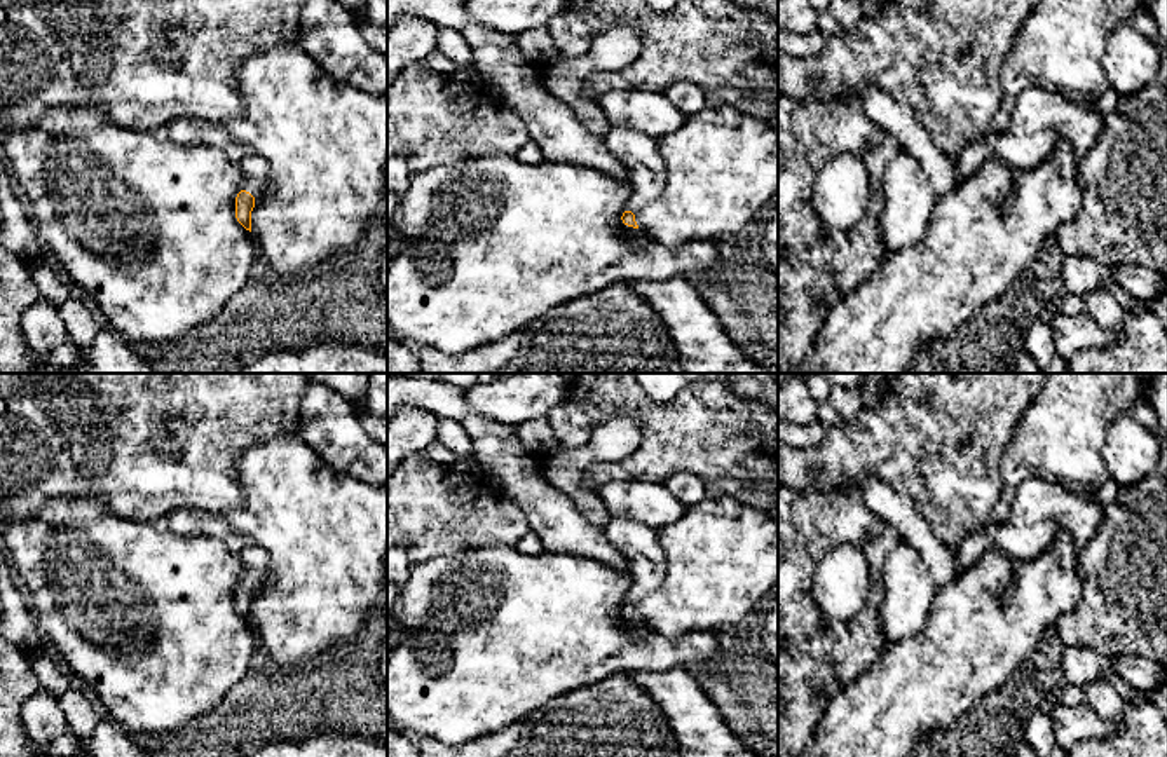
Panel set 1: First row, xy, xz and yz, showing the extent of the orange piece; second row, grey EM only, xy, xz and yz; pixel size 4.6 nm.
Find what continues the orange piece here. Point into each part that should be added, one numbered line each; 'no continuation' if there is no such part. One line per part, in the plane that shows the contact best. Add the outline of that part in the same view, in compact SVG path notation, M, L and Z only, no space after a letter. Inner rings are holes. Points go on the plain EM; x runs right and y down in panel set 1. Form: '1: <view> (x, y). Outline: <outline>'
1: xy (253, 559). Outline: M248 544L237 556L242 565L242 581L249 583L253 588L260 588L269 563L267 553L256 544Z

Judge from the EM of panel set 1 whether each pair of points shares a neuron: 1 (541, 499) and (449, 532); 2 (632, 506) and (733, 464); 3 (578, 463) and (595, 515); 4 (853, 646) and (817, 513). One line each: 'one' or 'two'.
1: two
2: two
3: one
4: one

